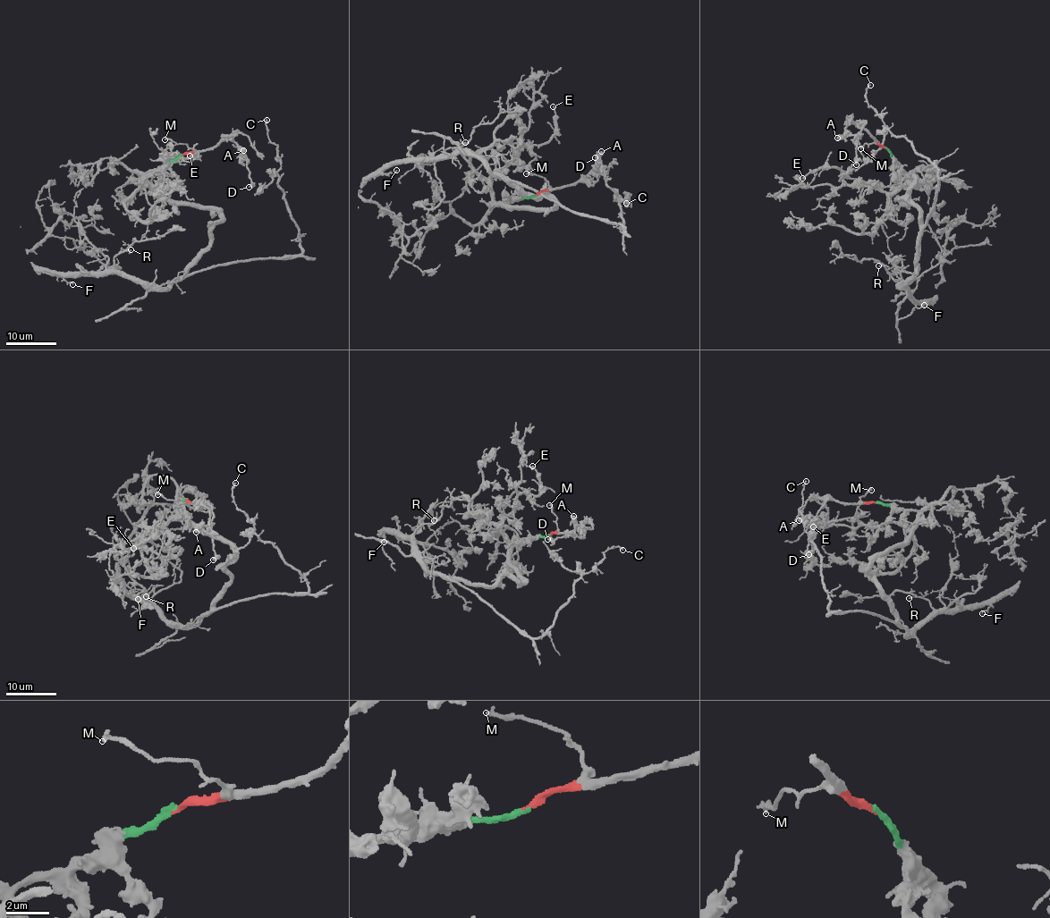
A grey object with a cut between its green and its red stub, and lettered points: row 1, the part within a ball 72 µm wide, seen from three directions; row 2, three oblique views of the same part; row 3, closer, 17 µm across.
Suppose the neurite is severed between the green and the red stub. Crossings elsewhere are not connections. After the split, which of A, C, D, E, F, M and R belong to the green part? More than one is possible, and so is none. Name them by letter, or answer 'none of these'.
C, E, F, R

